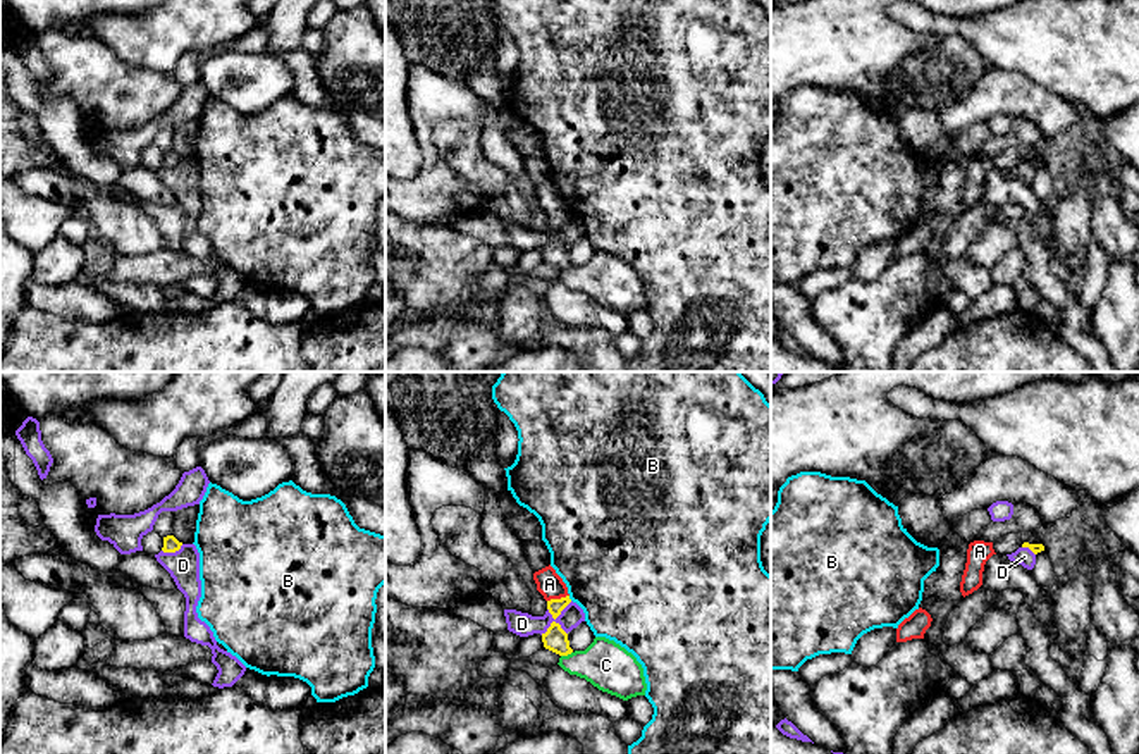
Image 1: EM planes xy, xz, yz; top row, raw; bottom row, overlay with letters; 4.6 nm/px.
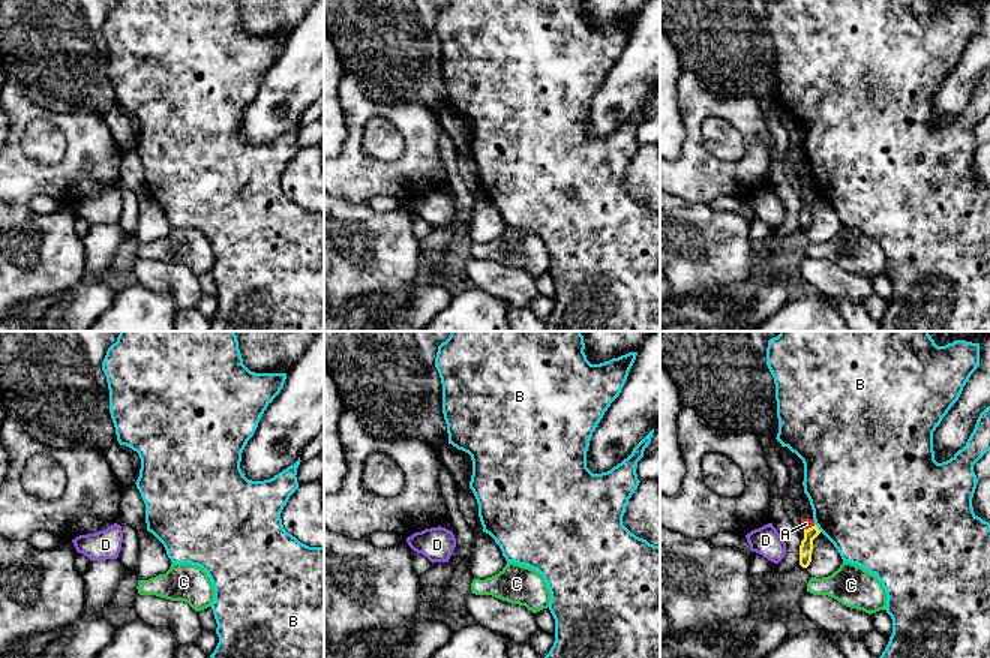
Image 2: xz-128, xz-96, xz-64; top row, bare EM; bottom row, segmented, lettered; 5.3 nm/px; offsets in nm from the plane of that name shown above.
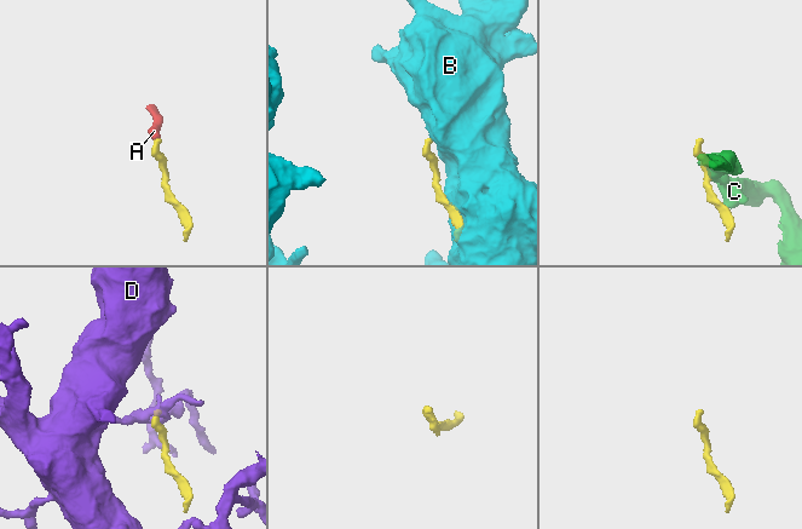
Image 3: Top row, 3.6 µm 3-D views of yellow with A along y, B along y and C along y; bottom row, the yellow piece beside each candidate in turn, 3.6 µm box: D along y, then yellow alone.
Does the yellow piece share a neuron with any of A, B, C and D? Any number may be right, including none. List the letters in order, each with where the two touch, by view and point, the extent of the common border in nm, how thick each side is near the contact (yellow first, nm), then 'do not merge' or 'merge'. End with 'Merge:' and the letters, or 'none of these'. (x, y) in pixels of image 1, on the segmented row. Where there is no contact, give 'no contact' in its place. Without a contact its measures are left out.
A: meets yellow in xz at (558, 599); contact 110 nm long; 70 nm thick on the yellow side, 120 nm on the other; merge
B: meets yellow in xz at (568, 598); contact 30 nm long; 70 nm thick on the yellow side, 460 nm on the other; do not merge
C: meets yellow in xz at (566, 655); contact 60 nm long; 110 nm thick on the yellow side, 220 nm on the other; do not merge
D: meets yellow in xz at (556, 617); contact 220 nm long; 110 nm thick on the yellow side, 110 nm on the other; do not merge
Merge: A

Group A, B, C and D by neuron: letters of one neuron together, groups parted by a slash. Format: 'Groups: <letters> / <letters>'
Groups: A / B / C / D

